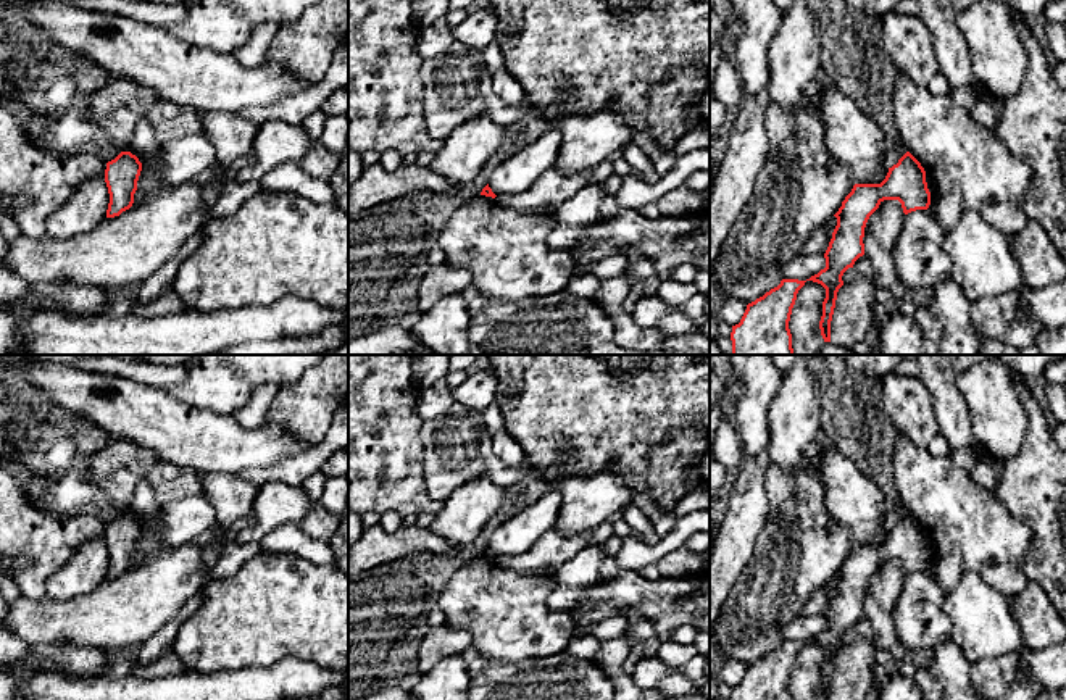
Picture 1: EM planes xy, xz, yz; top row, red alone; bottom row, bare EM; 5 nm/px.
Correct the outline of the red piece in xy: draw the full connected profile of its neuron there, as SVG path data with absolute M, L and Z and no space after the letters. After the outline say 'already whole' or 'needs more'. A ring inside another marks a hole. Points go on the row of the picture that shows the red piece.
M121 152L106 163L105 182L110 194L106 218L119 216L134 203L142 163L131 152Z; already whole

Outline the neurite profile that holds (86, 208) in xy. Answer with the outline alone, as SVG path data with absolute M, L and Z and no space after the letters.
M89 177L45 221L53 239L69 239L92 232L106 219L110 194L105 177Z

